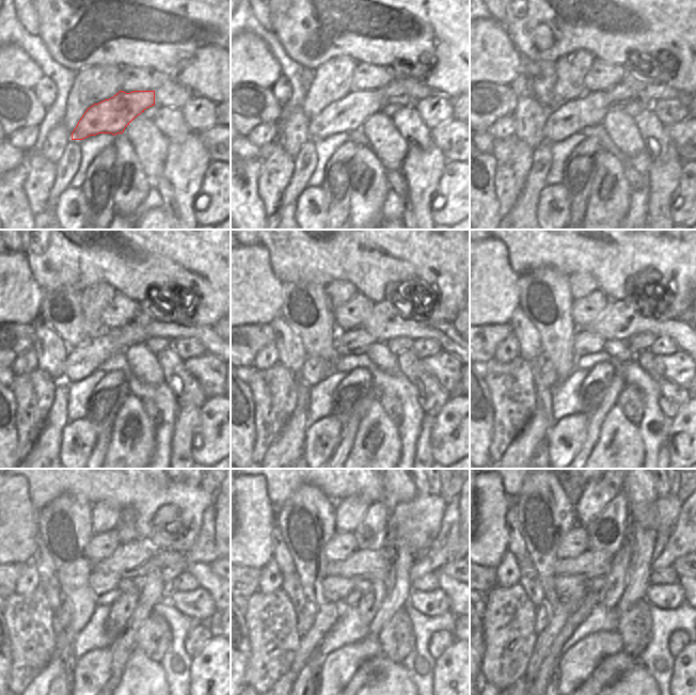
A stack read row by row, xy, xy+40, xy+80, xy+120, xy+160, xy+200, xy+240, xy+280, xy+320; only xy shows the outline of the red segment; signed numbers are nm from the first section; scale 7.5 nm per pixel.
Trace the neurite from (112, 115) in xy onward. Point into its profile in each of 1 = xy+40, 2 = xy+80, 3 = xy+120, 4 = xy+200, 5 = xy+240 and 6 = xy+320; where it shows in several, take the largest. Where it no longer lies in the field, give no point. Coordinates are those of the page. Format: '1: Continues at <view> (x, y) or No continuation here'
1: Continues at xy+40 (349, 113)
2: Continues at xy+80 (590, 109)
3: Continues at xy+120 (82, 361)
4: Continues at xy+200 (544, 369)
5: Continues at xy+240 (65, 613)
6: Continues at xy+320 (543, 614).

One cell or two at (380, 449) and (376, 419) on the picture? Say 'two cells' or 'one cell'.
one cell

